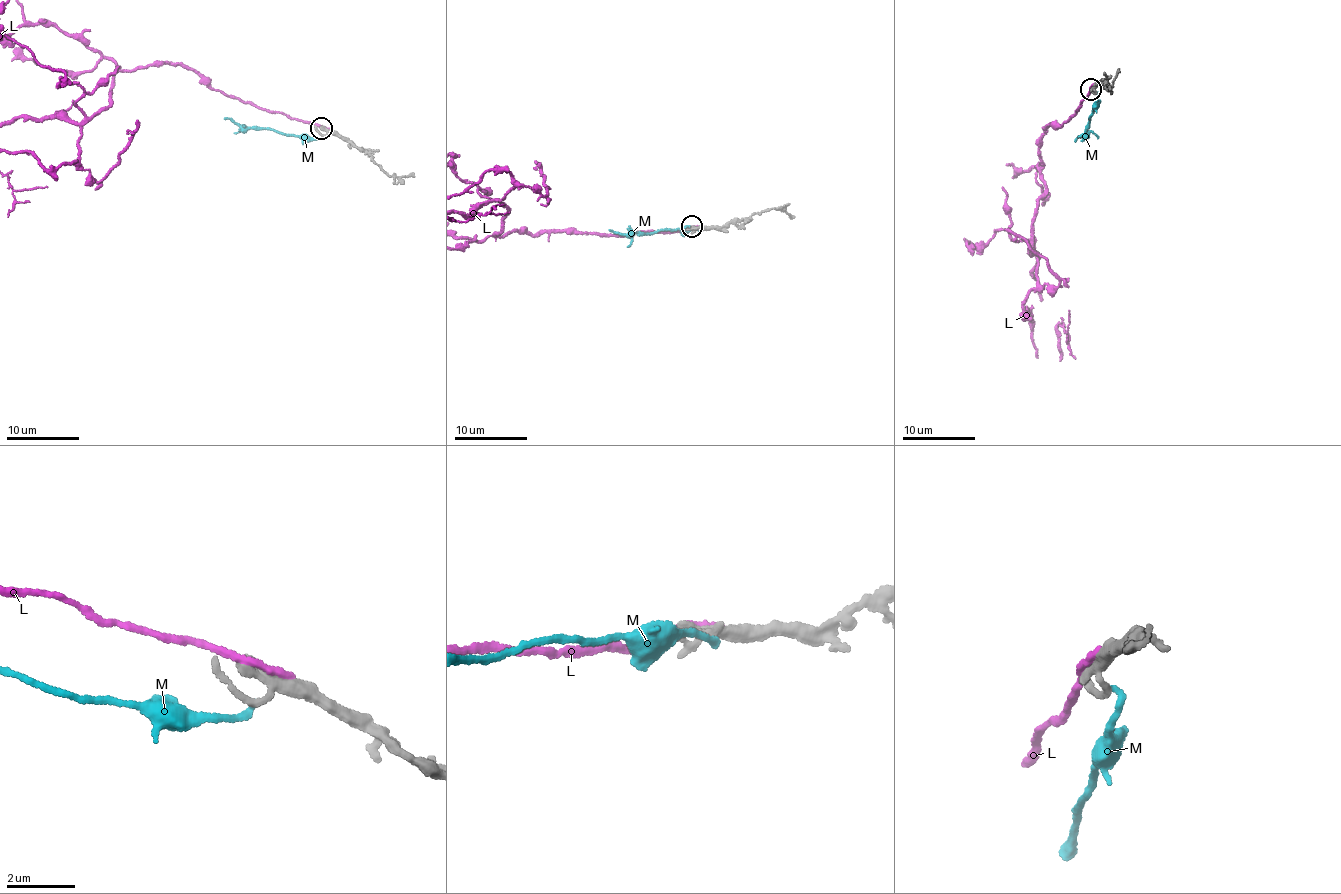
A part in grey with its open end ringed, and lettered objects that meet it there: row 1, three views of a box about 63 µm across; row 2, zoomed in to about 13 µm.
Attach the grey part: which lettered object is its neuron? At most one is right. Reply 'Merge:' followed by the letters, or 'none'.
Merge: none

